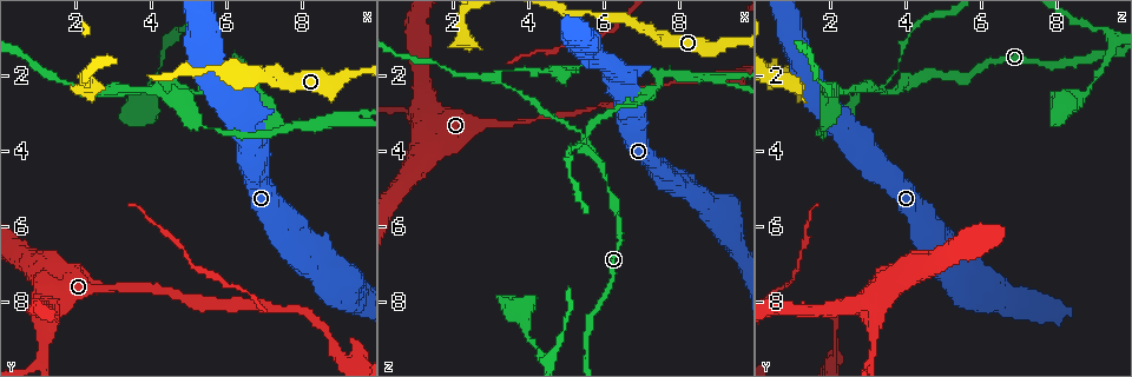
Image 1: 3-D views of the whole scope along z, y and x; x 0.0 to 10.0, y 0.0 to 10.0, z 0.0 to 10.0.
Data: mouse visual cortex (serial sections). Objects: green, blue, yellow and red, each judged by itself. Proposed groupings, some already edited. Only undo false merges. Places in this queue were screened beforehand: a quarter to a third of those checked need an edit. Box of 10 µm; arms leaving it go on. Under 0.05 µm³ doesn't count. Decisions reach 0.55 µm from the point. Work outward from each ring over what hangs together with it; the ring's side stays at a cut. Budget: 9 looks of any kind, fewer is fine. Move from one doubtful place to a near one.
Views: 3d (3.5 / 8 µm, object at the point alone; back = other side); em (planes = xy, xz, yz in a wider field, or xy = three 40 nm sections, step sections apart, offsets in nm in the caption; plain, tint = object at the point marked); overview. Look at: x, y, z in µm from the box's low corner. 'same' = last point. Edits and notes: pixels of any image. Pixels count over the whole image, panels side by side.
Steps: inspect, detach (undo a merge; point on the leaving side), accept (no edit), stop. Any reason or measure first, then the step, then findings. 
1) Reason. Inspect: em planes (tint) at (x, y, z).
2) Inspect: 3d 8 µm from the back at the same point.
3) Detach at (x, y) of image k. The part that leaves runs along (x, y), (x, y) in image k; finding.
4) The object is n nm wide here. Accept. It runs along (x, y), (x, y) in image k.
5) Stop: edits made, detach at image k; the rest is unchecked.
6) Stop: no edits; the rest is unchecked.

Three-way junction. Inspect: 3d 8 µm at (3.15, 2.40, 2.05).

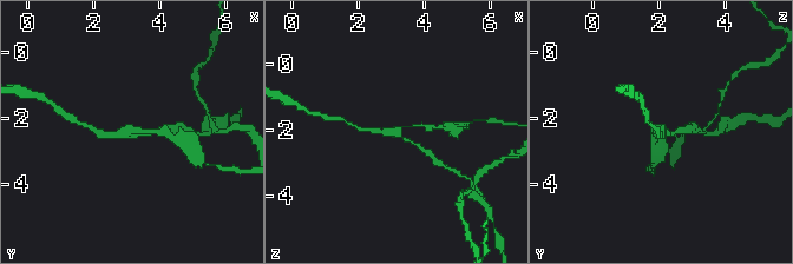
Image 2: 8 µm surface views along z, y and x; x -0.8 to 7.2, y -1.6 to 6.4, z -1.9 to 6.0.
Inspect: 3d 3.5 µm from the back at the same point.

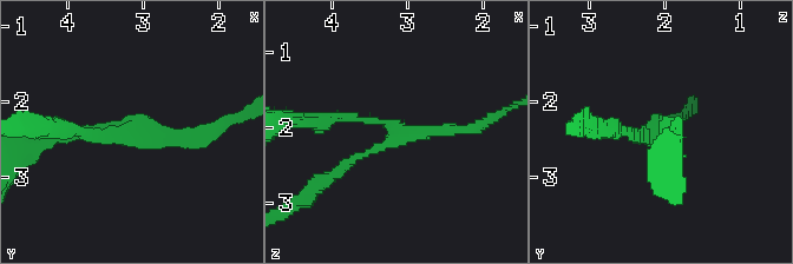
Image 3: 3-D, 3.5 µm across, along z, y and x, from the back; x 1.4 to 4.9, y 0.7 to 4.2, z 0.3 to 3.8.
Now the EM. Inspect: em xy step 2 (tint) at (3.10, 2.35, 2.10).

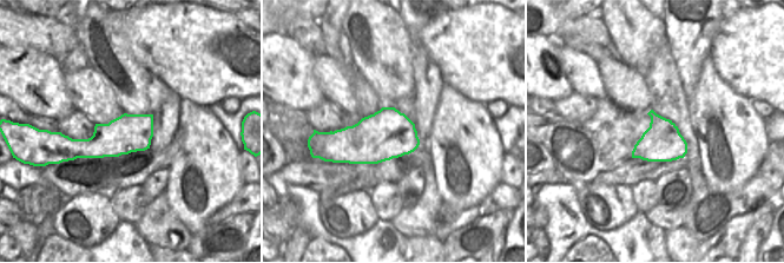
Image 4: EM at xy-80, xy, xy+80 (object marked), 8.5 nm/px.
The object is 420 nm wide here. Accept. It runs along (332, 175), (397, 132), (379, 120), (328, 120) in image 3; one cell here.

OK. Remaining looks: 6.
Three-way junction. Inspect: 3d 3.5 µm at (7.40, 3.45, 2.05).

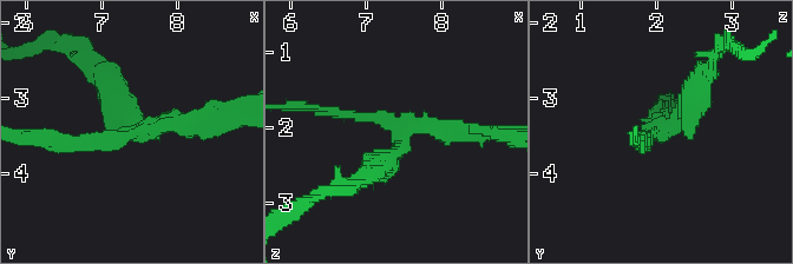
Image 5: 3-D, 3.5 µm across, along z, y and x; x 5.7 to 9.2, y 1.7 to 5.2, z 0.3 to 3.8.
3 arms meet here. Detach at (689, 105) of image 5. The part that leaves runs along (133, 133), (86, 54) in image 5; two cells meet here.

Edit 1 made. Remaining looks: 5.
Closes a loop. Inspect: 3d 8 µm at (8.65, 7.40, 5.35).

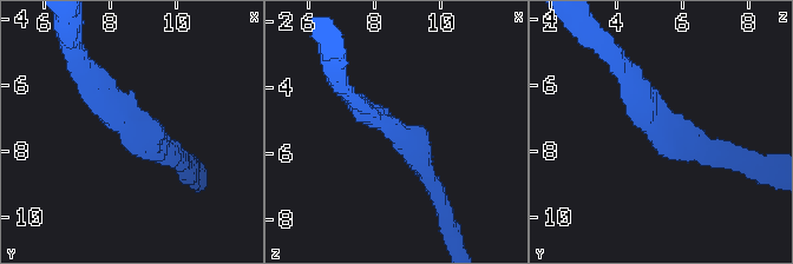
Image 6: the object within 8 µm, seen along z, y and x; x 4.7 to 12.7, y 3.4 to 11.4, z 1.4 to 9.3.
Inspect: em xy step 1 (tint) at the same point.

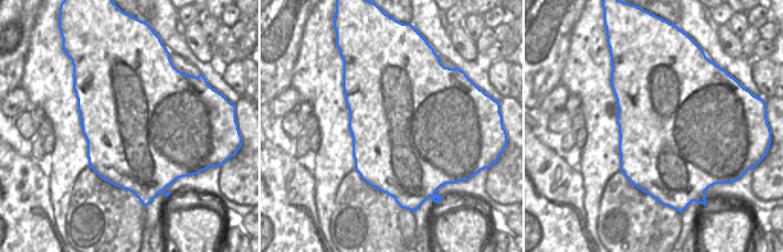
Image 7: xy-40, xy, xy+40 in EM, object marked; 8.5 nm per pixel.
Accept. It runs along (111, 106), (138, 138), (138, 157) in image 6; all the same cell.

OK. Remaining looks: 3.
Calibre changes. Inspect: 3d 3.5 µm from the back at (8.85, 9.30, 2.05).

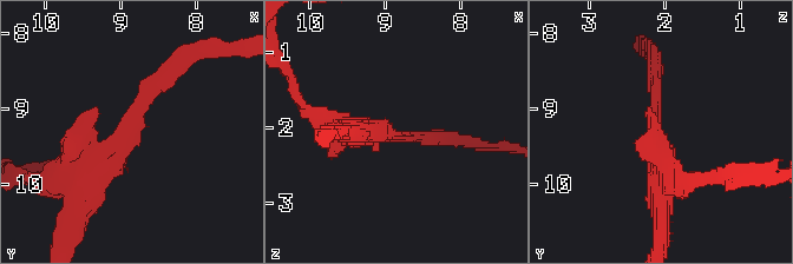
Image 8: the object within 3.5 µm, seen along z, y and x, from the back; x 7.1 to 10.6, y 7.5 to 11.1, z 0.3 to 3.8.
The arms are 250, 350 nm wide. Inspect: em xy step 3 (tint) at (8.85, 9.30, 2.15).

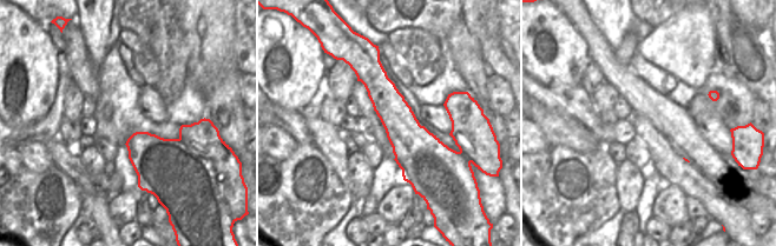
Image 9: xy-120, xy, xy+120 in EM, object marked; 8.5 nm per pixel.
Detach at (300, 103) of image 8. The part that leaves runs along (80, 149), (80, 131), (94, 109) in image 8; a second cell is stuck on.

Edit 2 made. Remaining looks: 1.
Stop: edits made, detach at image 5, detach at image 8; the rest is unchecked.

